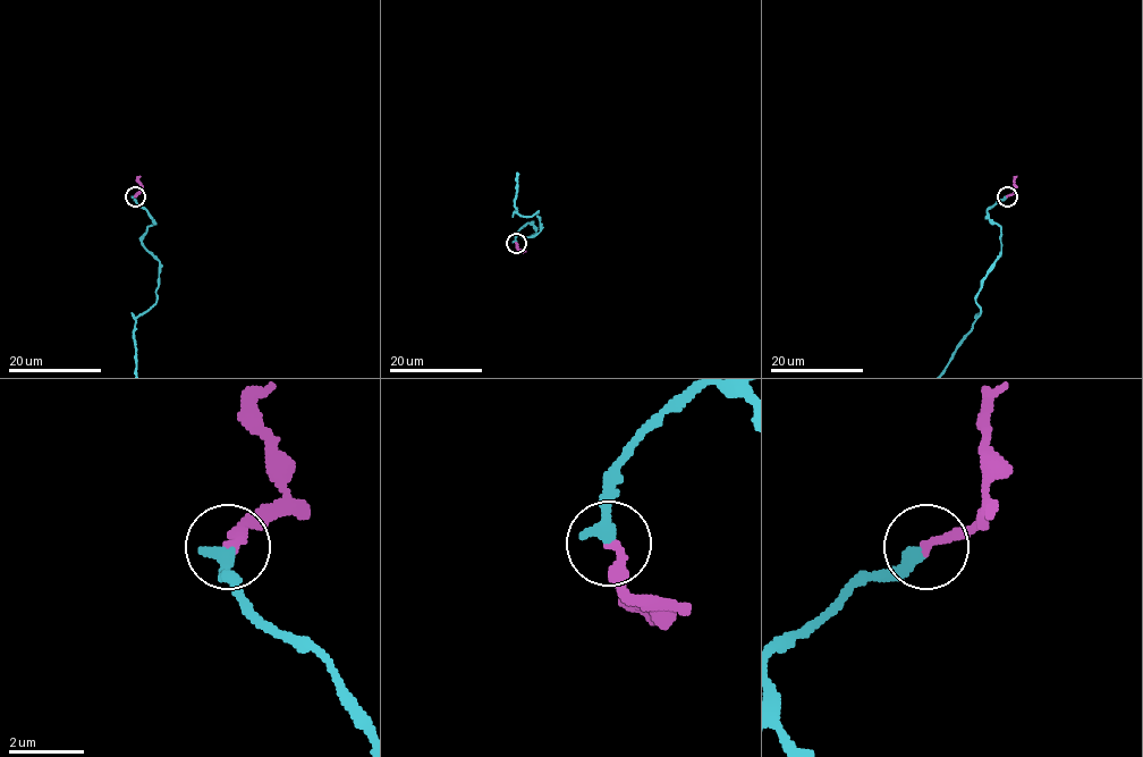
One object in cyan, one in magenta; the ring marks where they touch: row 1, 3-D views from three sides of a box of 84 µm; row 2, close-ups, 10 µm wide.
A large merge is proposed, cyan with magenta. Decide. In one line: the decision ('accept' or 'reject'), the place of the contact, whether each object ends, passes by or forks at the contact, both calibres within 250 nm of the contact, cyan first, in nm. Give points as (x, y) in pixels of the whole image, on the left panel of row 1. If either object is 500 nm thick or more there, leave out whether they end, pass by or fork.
accept | (135, 196) | cyan ends | magenta ends | 400/280 nm

